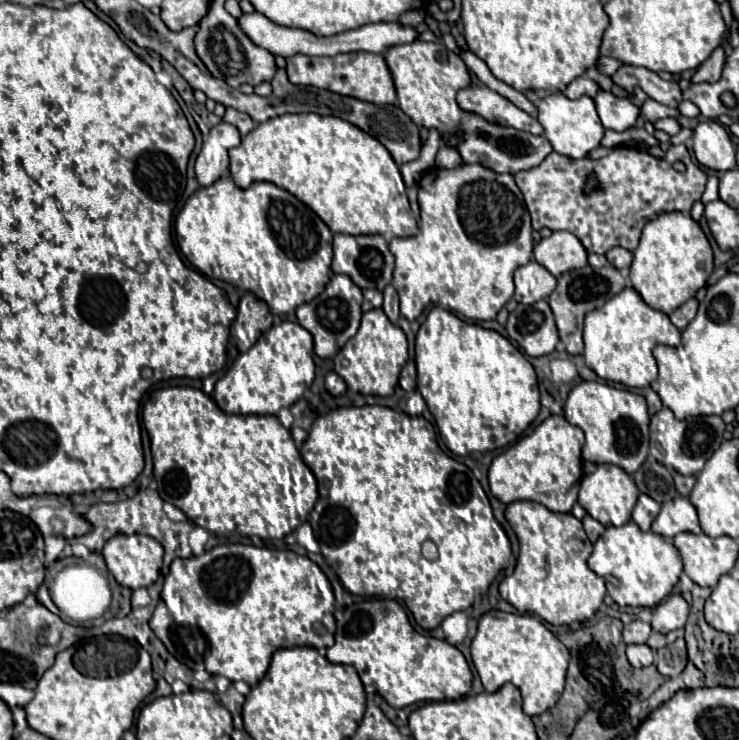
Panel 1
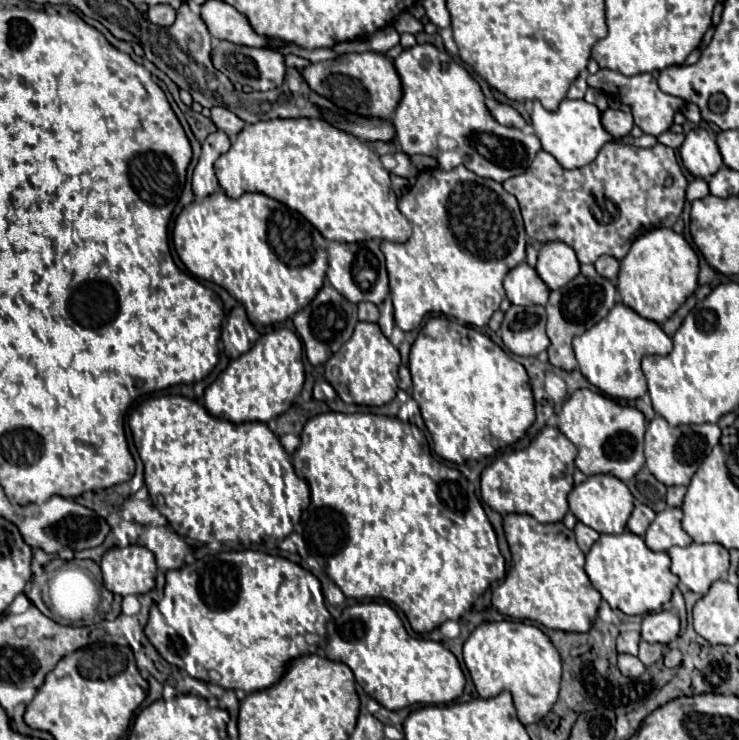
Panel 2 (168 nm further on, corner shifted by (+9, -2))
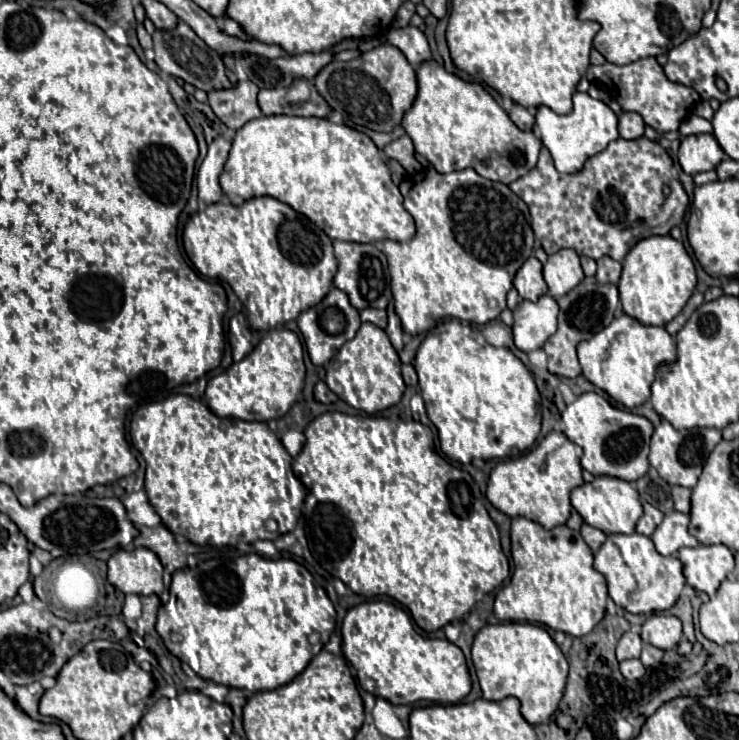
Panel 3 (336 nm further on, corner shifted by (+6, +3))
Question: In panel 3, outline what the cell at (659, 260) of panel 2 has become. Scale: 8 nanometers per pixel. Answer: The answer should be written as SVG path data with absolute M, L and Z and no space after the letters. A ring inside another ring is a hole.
M648 237L638 241L622 263L622 277L618 281L620 303L626 315L634 317L642 325L666 325L672 321L696 287L696 269L680 241L666 237Z

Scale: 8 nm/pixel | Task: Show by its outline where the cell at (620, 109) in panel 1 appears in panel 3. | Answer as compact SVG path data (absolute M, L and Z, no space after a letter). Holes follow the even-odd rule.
M622 113L620 115L620 123L618 123L618 129L620 129L620 137L622 139L640 139L644 135L644 121L638 113Z

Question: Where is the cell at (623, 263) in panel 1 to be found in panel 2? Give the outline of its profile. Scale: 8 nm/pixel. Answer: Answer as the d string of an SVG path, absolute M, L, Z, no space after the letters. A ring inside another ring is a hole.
M601 256L597 262L595 262L595 268L597 272L603 276L603 278L615 278L617 272L619 272L619 262L613 258L613 256Z

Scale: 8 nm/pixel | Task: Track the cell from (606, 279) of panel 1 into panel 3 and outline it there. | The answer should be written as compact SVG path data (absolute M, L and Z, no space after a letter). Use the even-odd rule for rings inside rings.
M584 279L574 291L566 293L562 299L558 299L560 305L560 315L558 315L558 331L544 343L544 351L548 355L548 371L558 377L568 377L576 379L582 369L576 357L576 345L580 341L586 341L588 337L596 335L604 327L612 323L620 309L620 297L618 297L618 287L616 285L600 285L596 281Z

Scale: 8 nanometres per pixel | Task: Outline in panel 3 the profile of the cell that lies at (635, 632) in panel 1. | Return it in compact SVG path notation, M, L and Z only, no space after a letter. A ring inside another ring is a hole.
M628 631L622 635L622 639L616 645L616 659L626 661L626 659L638 659L642 651L642 639L636 631Z

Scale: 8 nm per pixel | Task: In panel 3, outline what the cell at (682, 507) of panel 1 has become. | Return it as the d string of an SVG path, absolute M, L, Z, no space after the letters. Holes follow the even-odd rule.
M672 511L656 527L652 541L660 555L676 555L682 547L696 547L698 541L688 533L690 517L678 511Z

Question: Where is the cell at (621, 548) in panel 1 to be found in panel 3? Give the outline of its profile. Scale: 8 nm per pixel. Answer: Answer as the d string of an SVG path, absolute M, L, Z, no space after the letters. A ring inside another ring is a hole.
M640 533L608 535L602 551L594 555L594 567L606 577L614 603L630 613L668 611L678 601L686 585L684 565L676 557L664 557L656 551L650 537Z

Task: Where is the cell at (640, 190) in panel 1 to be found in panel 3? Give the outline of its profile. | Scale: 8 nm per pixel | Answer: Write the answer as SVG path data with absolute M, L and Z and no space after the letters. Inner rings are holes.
M646 137L636 139L634 143L626 139L616 139L606 147L606 151L590 157L580 173L558 173L554 161L546 149L540 151L538 165L530 169L524 177L510 183L510 189L528 205L532 217L532 229L536 239L542 243L542 249L552 255L560 249L574 249L578 255L600 259L610 255L614 261L622 261L626 253L640 241L652 235L668 235L672 227L680 225L688 207L688 195L680 181L670 173L672 159L668 153L654 141ZM664 187L670 187L670 195L664 197Z

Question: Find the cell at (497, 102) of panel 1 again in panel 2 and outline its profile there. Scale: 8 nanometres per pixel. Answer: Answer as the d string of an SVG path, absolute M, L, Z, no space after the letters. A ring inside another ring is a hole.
M497 104L493 110L491 110L491 116L499 122L499 124L503 124L503 126L511 126L511 128L525 128L525 120L523 120L523 116L513 108L513 106L509 106L509 104Z

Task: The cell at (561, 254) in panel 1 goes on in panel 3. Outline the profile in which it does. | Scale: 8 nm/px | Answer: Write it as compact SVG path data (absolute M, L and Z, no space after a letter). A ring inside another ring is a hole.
M562 249L548 257L548 263L544 265L544 281L548 283L550 295L554 299L560 299L568 291L572 291L576 285L580 285L584 279L584 271L580 267L580 259L576 251Z

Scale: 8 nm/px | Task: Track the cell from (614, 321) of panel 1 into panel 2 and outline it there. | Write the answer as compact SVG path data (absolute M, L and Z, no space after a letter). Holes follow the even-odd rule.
M623 302L615 304L609 314L587 332L573 338L573 350L581 374L603 394L619 400L641 398L647 392L647 378L641 370L641 358L647 354L665 356L671 352L671 348L671 338L657 322L639 316Z

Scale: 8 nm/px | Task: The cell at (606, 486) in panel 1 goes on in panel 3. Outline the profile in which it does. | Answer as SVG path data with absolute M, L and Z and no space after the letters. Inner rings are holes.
M596 477L592 483L584 483L576 487L570 495L572 507L582 515L584 523L604 531L606 535L612 533L634 533L636 521L642 517L642 505L638 501L638 491L632 483L616 479L616 477Z

